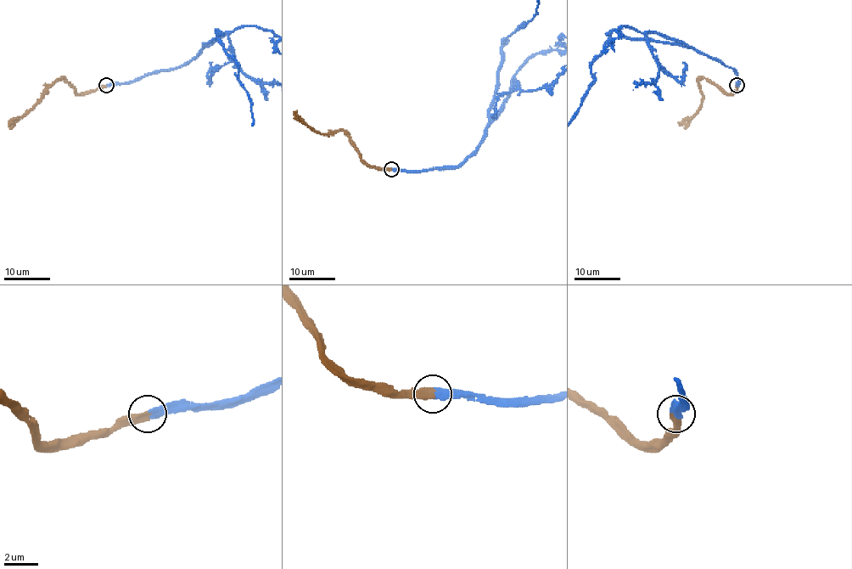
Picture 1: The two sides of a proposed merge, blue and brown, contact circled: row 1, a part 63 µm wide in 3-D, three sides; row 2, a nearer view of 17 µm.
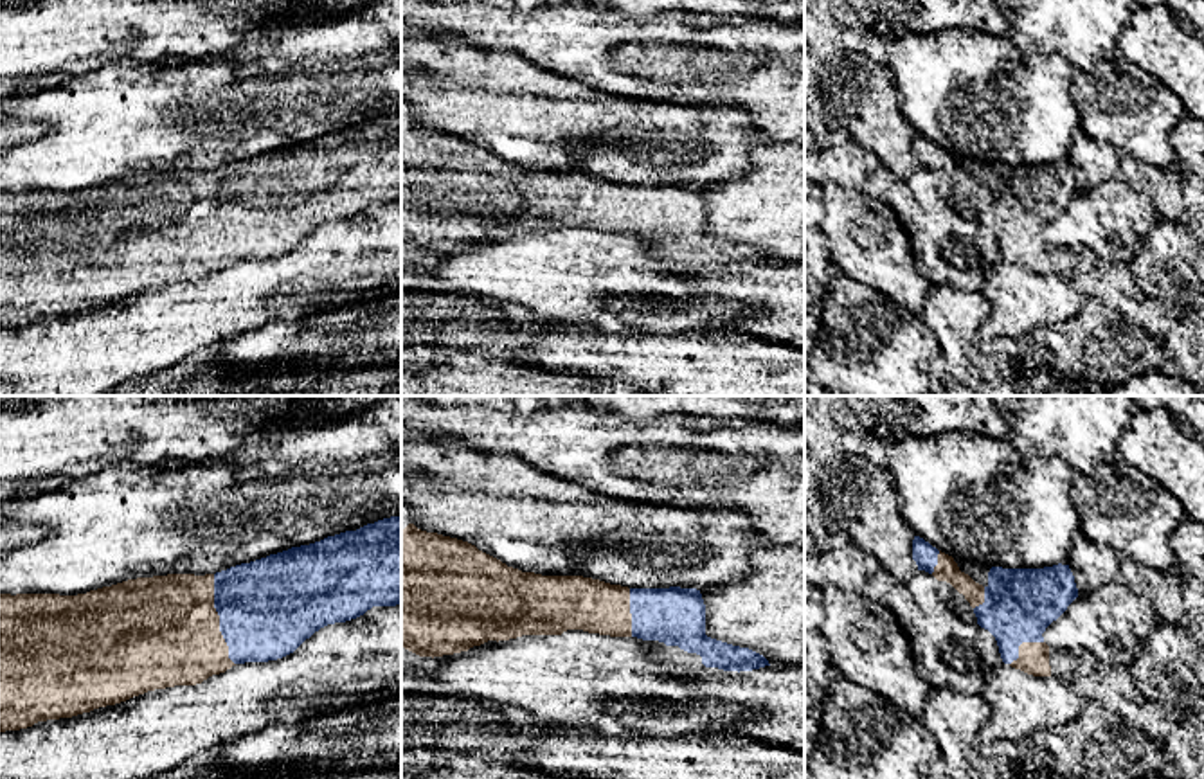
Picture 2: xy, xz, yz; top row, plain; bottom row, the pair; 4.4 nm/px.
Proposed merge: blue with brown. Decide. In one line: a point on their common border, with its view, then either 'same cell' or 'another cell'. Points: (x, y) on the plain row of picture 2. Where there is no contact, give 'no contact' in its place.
xy (220, 216) | same cell

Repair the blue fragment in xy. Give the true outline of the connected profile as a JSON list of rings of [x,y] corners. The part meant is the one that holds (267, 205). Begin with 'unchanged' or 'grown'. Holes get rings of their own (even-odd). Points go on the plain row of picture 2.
grown; [[[401,112],[367,121],[356,128],[328,133],[320,139],[292,144],[266,155],[241,160],[205,173],[167,171],[128,176],[77,193],[59,191],[0,191],[0,329],[32,324],[38,318],[72,315],[99,304],[115,302],[155,286],[196,282],[236,261],[268,259],[293,250],[306,236],[328,221],[364,212],[373,203],[401,201]]]

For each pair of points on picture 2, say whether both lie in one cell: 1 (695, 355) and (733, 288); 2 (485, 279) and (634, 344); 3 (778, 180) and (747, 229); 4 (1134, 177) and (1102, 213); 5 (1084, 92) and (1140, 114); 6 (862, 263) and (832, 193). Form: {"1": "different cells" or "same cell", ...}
{"1": "different cells", "2": "different cells", "3": "same cell", "4": "different cells", "5": "same cell", "6": "same cell"}

